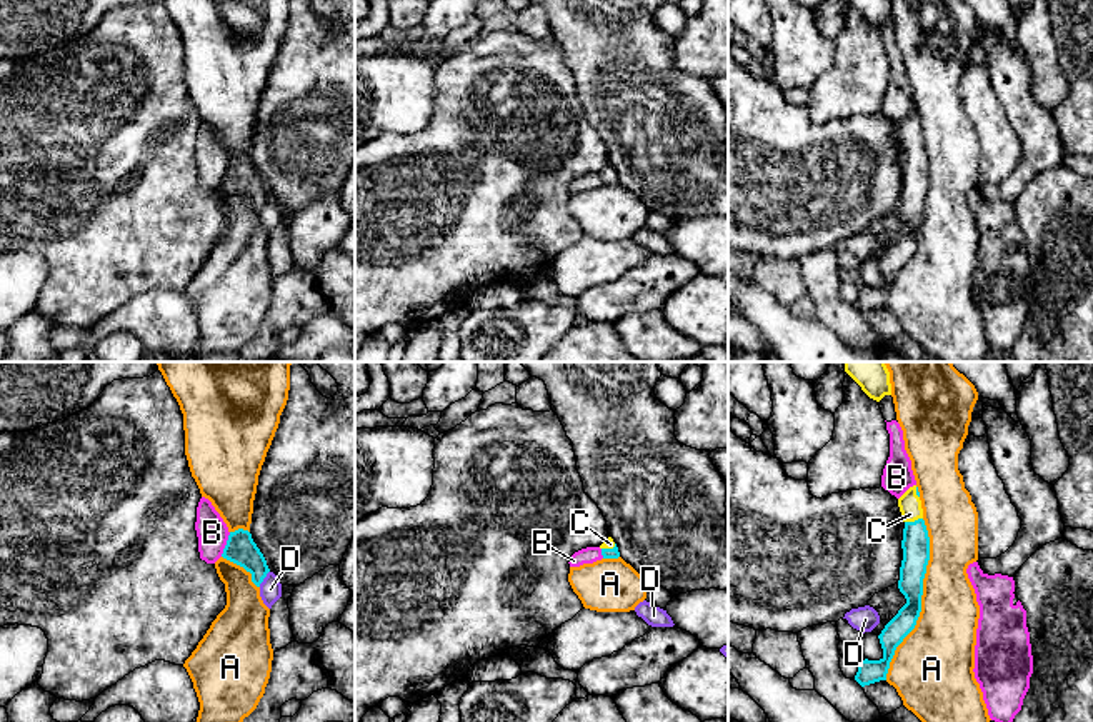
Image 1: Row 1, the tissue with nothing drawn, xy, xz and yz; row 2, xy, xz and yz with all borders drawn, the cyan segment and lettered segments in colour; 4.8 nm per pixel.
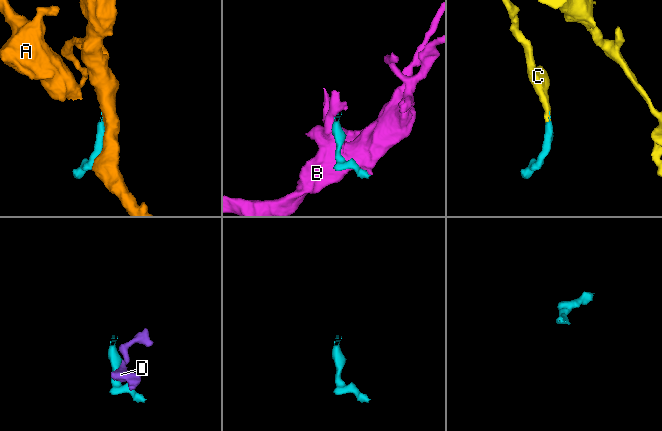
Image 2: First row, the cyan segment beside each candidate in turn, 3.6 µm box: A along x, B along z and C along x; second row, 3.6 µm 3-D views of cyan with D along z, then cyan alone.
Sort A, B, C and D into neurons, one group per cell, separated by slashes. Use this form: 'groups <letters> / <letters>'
groups A / B / C / D

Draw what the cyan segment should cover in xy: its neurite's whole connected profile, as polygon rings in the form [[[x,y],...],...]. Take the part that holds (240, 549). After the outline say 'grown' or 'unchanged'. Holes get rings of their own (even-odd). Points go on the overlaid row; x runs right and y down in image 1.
[[[243,529],[230,532],[222,557],[250,572],[252,582],[257,587],[260,587],[267,574],[270,572],[263,554],[252,539],[252,534]]]; unchanged

